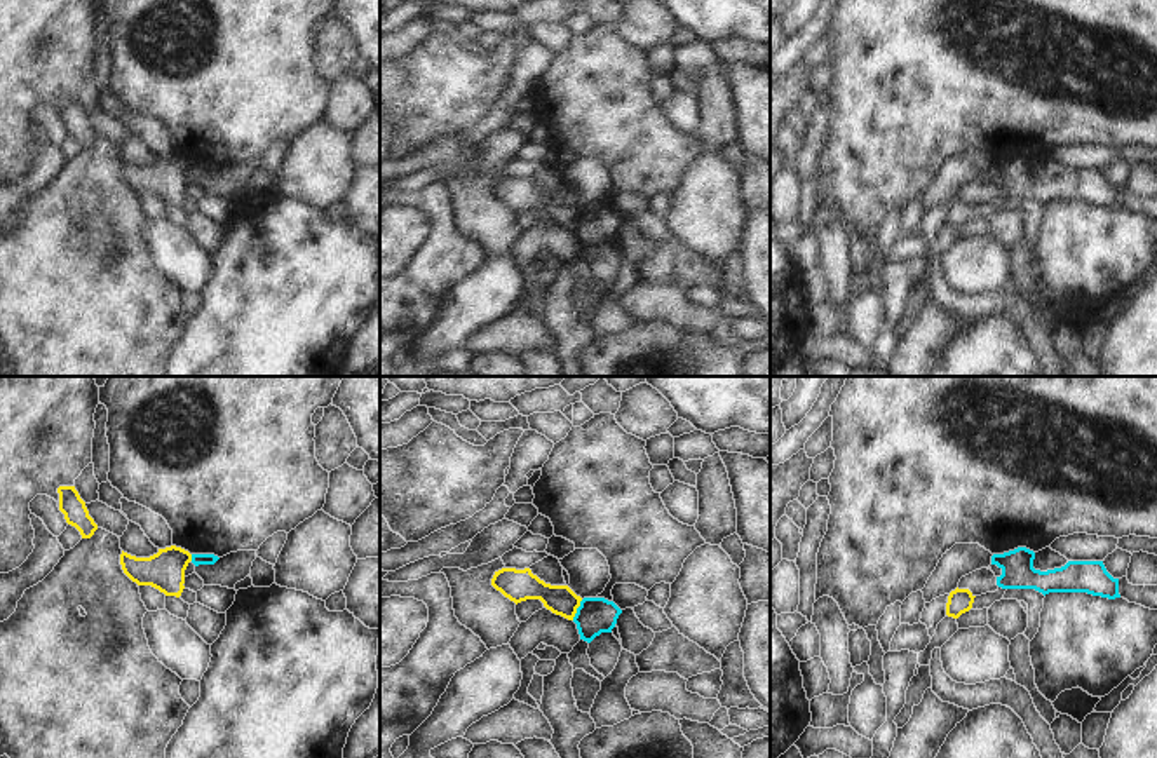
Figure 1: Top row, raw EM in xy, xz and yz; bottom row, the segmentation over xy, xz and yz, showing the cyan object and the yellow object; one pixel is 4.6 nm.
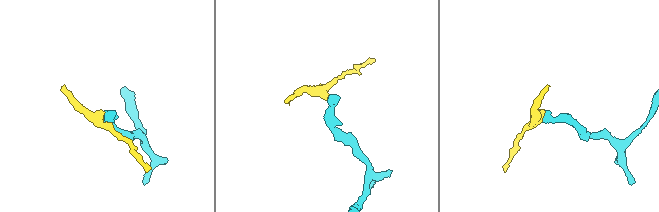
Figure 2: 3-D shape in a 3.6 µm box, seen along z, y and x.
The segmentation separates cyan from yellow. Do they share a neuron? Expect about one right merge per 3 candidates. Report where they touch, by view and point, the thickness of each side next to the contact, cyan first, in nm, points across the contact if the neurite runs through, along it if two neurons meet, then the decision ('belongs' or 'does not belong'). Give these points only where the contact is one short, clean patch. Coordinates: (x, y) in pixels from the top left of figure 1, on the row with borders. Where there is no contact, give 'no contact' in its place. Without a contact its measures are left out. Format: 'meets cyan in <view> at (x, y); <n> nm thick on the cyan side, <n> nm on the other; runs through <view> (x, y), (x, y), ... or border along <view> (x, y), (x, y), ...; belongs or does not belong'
meets cyan in xz at (577, 610); 170 nm thick on the cyan side, 140 nm on the other; border along xz (582, 600), (572, 619); does not belong

